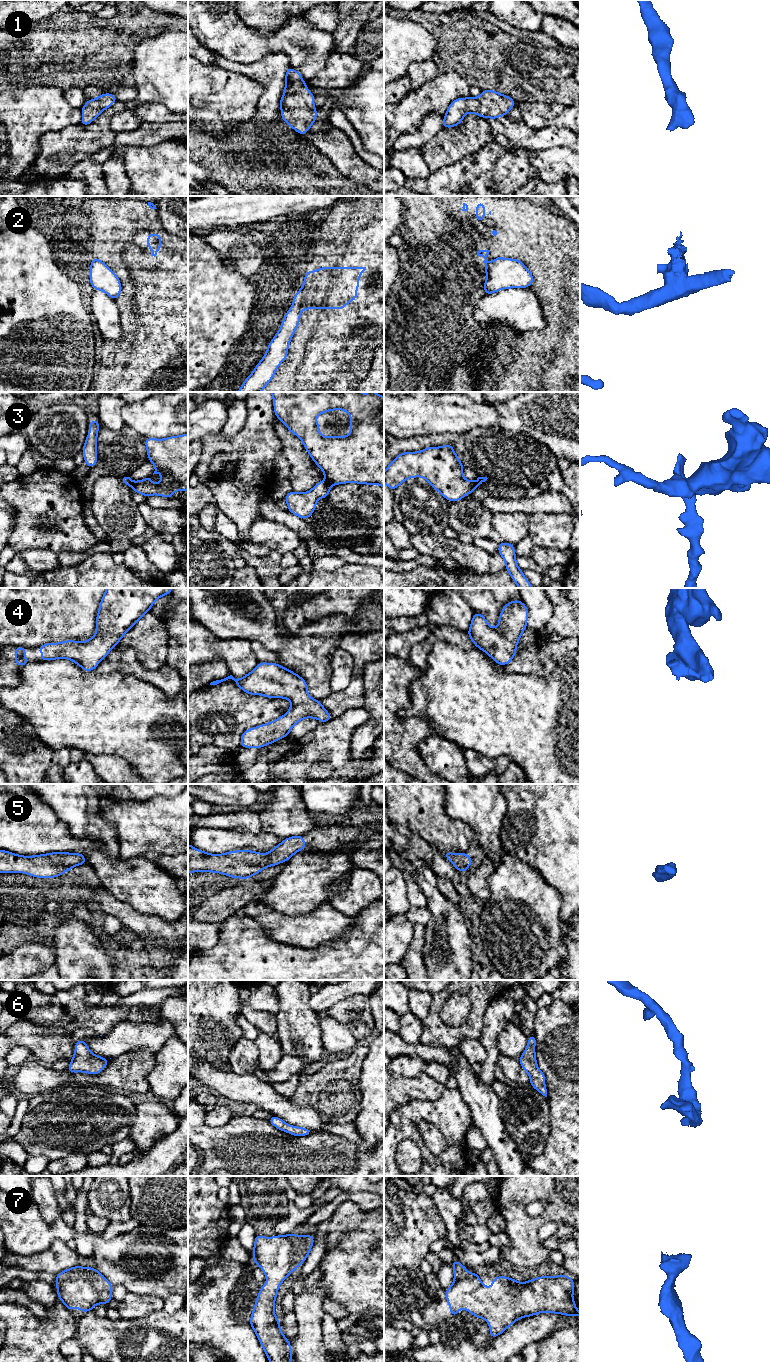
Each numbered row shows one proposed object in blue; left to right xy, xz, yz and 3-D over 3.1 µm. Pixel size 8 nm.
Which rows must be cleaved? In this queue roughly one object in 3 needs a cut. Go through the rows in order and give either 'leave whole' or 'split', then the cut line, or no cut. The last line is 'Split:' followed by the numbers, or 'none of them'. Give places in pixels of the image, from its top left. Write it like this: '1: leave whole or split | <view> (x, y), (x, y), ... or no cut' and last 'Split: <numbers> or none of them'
1: leave whole | no cut
2: leave whole | no cut
3: split | xz (326, 479), (331, 485)
4: leave whole | no cut
5: leave whole | no cut
6: leave whole | no cut
7: leave whole | no cut
Split: 3

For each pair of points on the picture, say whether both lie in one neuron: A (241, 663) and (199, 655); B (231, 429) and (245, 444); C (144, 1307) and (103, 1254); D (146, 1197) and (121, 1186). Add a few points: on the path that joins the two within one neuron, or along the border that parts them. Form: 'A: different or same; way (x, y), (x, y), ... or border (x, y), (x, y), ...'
A: same; way (231, 653), (209, 652)
B: different; border (248, 413), (245, 424), (236, 433), (220, 435)
C: different; border (128, 1291), (134, 1294), (152, 1295), (157, 1298)
D: different; border (128, 1186), (130, 1194), (129, 1213)

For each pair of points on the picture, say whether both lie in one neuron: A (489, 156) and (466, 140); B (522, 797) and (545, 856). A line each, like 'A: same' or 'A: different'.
A: different
B: same

